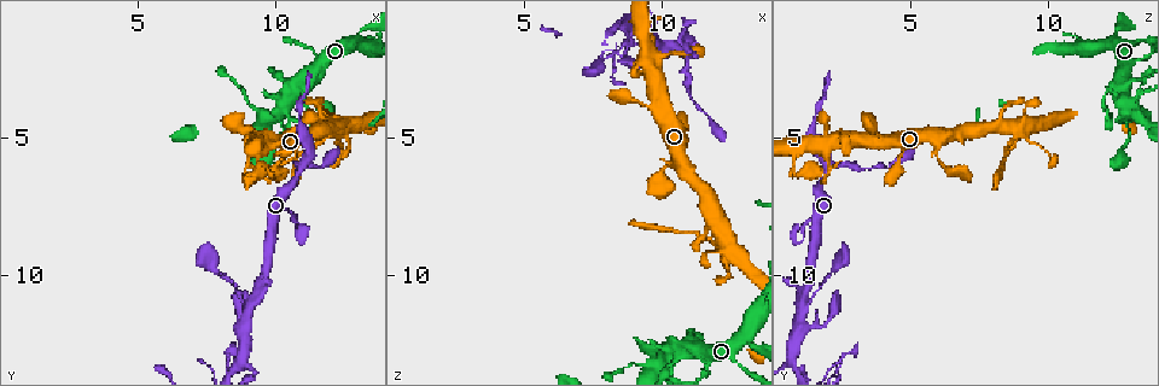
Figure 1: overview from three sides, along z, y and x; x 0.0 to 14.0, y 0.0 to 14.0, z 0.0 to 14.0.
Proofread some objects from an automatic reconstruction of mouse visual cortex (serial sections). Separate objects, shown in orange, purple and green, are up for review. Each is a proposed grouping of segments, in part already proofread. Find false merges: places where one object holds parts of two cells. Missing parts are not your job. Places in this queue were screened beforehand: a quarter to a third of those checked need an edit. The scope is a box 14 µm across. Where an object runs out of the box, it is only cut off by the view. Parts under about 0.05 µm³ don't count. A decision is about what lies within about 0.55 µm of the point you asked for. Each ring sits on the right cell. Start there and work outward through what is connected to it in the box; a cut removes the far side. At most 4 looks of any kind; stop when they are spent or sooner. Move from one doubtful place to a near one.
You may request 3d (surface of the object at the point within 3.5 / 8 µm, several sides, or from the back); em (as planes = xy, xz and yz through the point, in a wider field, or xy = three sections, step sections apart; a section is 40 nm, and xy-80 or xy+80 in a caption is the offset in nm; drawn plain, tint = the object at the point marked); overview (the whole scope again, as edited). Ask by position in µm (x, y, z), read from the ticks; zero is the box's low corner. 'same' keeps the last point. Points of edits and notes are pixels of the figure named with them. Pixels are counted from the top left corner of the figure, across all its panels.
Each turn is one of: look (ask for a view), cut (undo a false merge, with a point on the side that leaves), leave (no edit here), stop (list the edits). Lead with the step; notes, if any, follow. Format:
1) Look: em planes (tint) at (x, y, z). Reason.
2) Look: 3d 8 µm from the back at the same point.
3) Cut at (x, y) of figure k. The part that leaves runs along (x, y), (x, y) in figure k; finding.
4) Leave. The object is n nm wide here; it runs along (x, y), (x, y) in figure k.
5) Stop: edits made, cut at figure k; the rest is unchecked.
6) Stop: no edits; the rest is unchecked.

Look: 3d 3.5 µm at (10.8, 8.9, 1.0). Sharp bend.

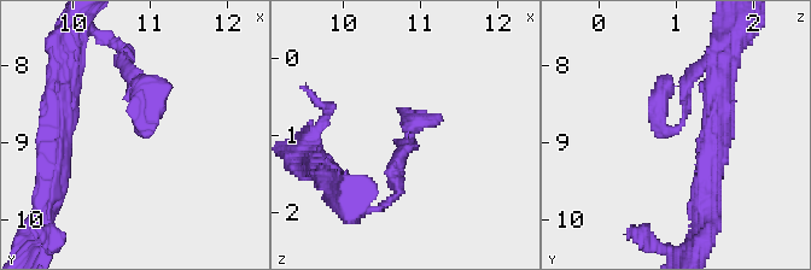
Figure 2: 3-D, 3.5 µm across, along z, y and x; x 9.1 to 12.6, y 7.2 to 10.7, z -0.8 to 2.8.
Look: em xy step 5 (tint) at (10.85, 8.80, 1.00).

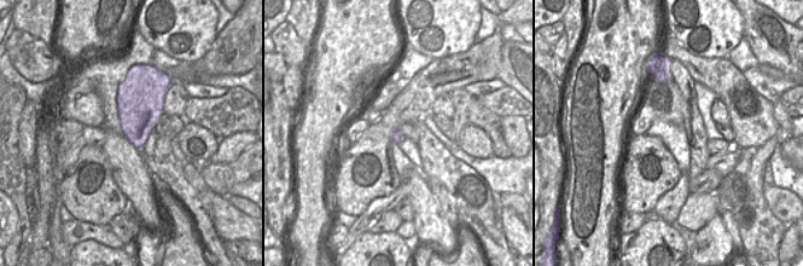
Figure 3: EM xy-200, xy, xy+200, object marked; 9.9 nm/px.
Leave. It runs along (392, 166), (410, 117), (441, 115) in figure 2; continuous, no second cell.

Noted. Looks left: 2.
Look: 3d 3.5 µm at (9.1, 11.2, 1.1).

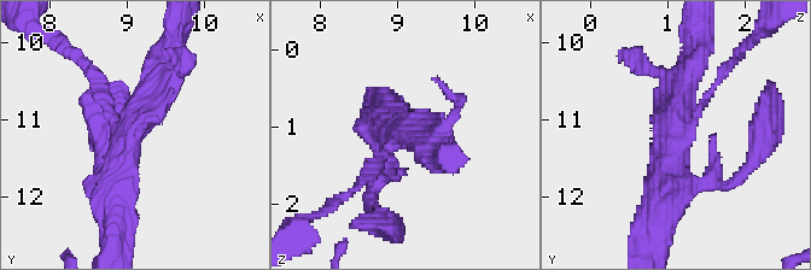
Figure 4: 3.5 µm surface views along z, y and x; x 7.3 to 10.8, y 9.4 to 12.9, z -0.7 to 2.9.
Look: em planes (tint) at (9.05, 11.15, 1.10). 3 arms meet here; the arms are 150, 350, 450 nm wide.

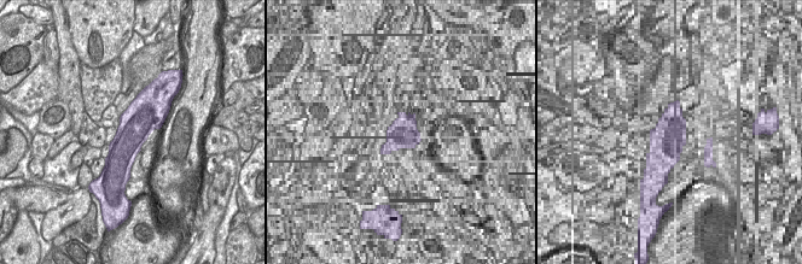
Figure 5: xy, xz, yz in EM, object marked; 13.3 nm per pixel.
Leave. It runs along (164, 65), (116, 162), (112, 205) in figure 4; one cell here.

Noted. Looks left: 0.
Stop: no edits; the rest is unchecked.

